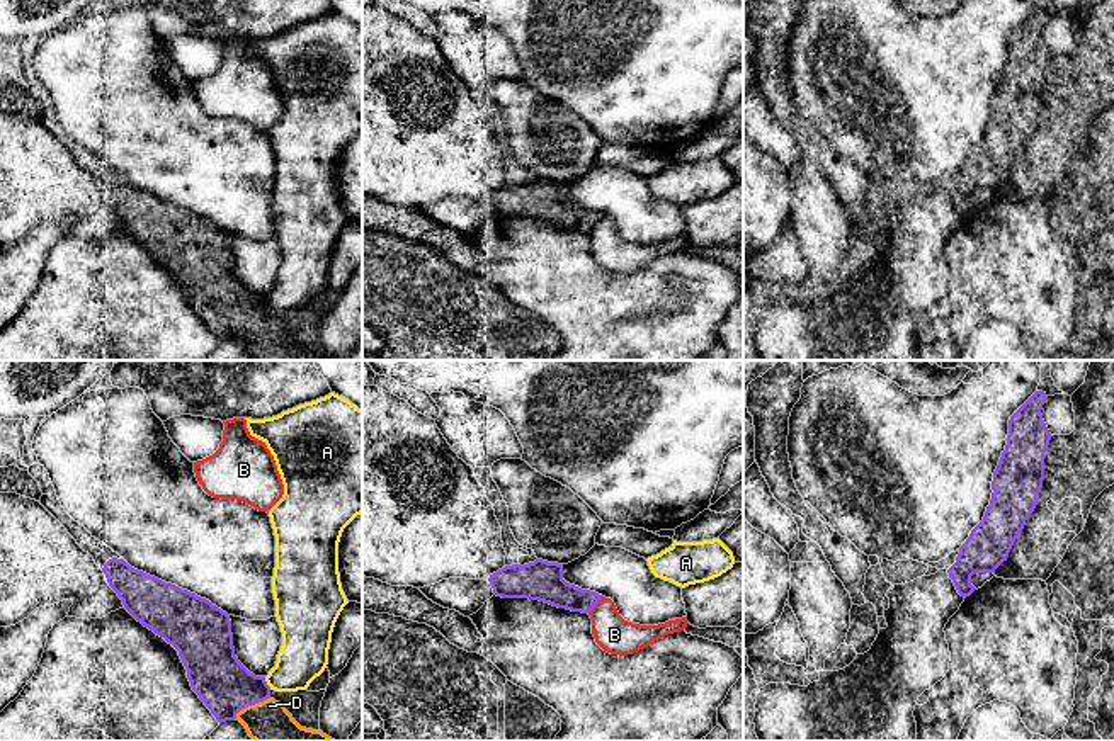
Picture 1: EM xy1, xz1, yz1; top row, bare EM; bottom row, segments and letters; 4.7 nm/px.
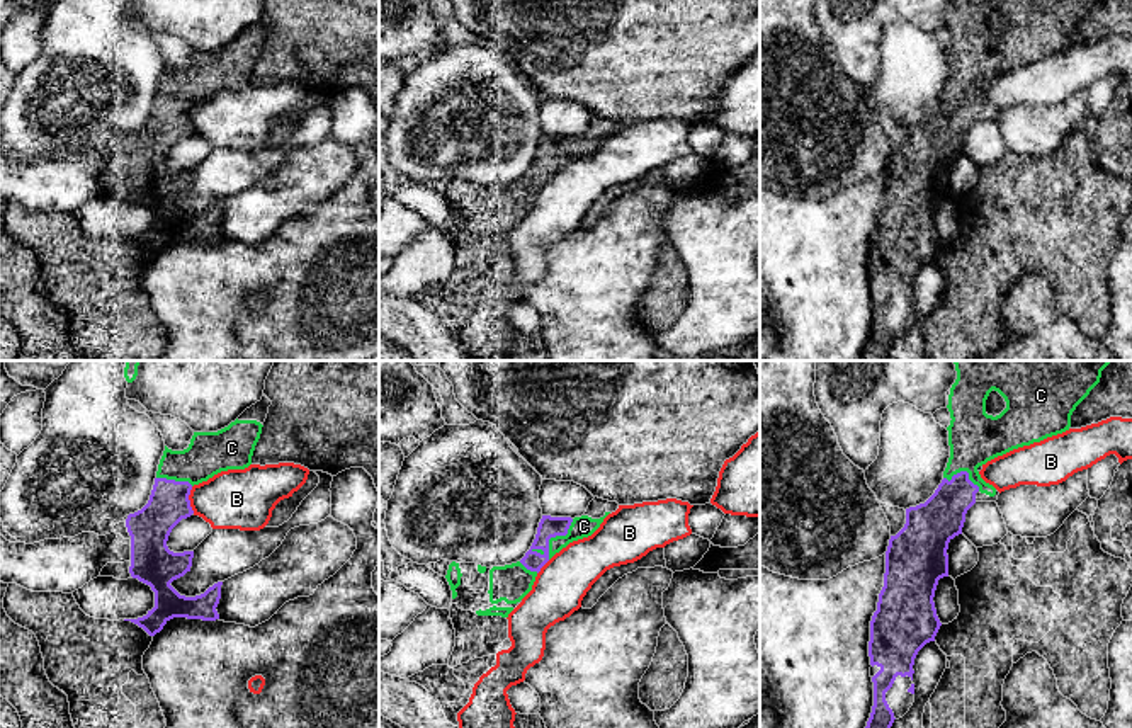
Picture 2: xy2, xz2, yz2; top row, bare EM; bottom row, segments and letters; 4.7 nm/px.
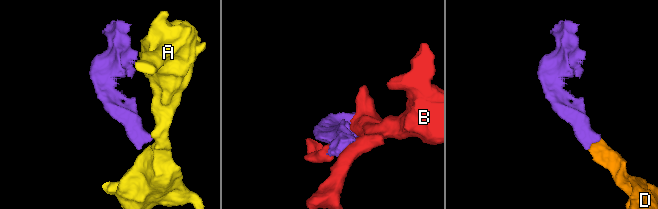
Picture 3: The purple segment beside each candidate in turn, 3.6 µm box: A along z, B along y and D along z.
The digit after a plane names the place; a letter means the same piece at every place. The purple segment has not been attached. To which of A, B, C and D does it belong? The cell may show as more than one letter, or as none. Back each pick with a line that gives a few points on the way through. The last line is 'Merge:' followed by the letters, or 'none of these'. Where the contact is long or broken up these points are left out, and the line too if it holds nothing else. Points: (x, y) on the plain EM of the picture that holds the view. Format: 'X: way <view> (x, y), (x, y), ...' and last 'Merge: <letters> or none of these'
D: way xy1 (223, 303), (250, 323), (279, 359)
Merge: C, D

